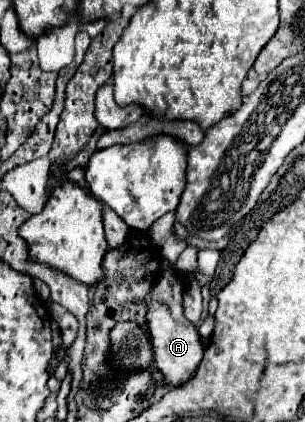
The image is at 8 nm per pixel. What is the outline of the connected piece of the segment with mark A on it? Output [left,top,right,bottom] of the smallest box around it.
[147,270,203,388]

